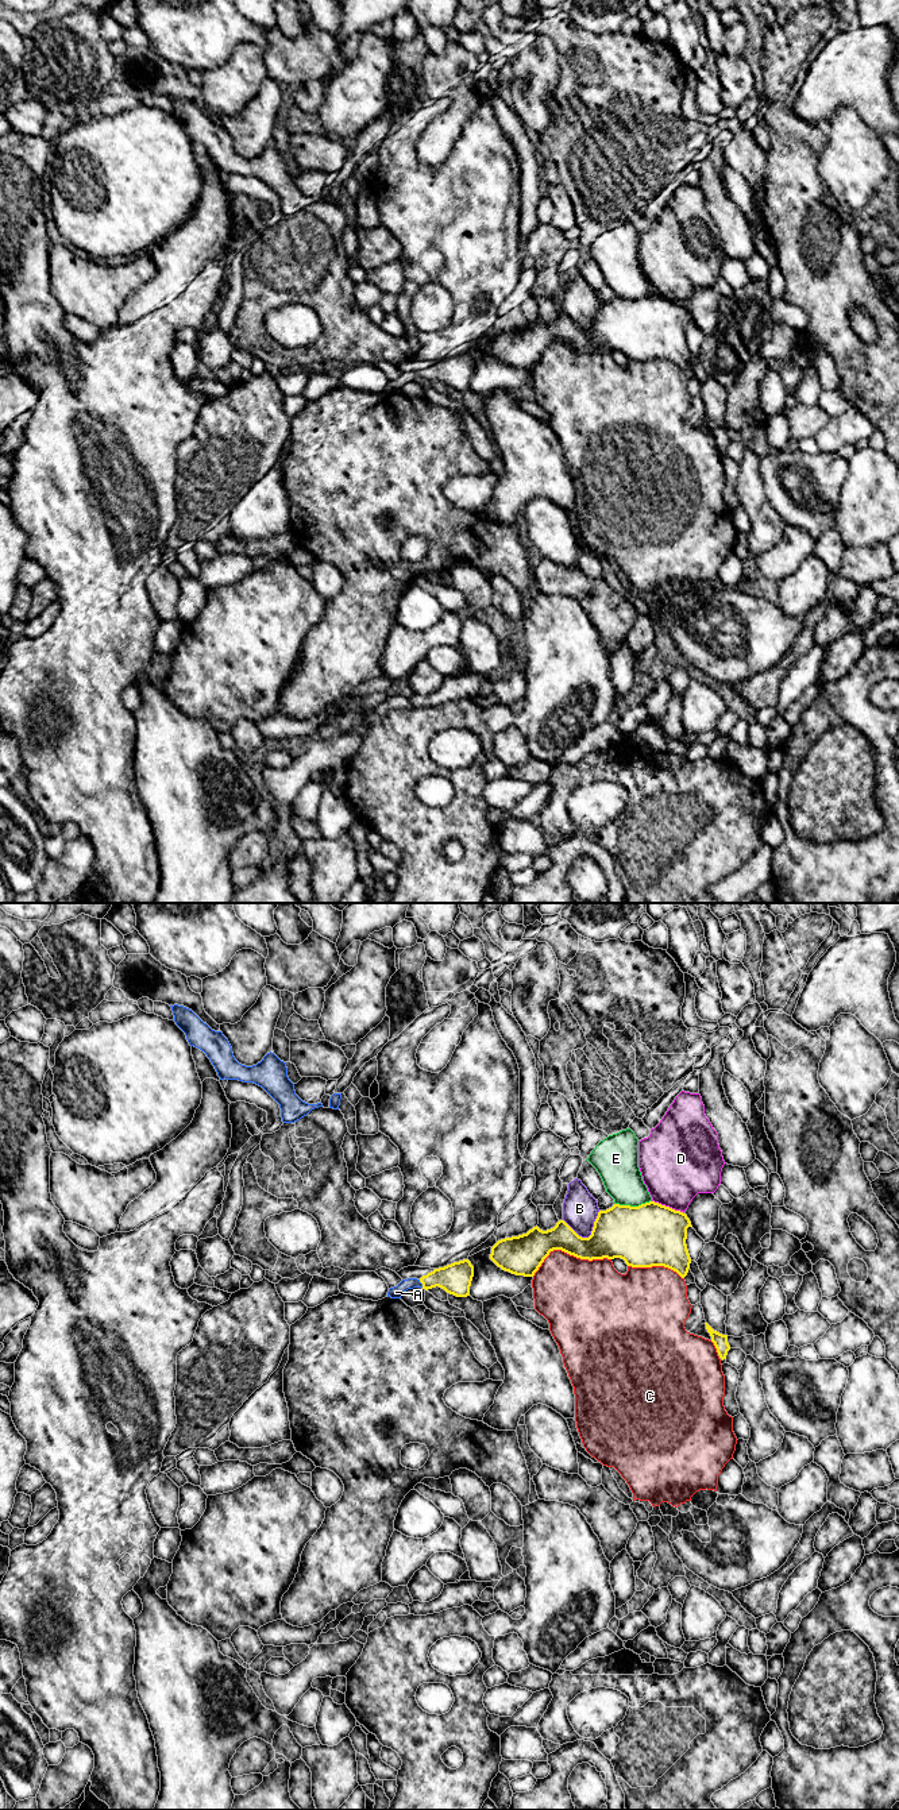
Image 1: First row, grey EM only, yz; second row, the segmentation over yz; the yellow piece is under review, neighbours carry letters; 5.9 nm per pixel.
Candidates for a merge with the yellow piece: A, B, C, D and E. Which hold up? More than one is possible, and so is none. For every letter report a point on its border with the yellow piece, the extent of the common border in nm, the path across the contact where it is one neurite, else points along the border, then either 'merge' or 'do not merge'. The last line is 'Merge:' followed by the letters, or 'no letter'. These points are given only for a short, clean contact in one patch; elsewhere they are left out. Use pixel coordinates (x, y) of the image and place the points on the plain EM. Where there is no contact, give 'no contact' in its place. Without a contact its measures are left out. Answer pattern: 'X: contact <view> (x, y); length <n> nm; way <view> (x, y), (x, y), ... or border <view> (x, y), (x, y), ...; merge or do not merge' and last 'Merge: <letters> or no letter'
A: contact yz (421, 375); length 50 nm; way yz (455, 371), (433, 371), (421, 375), (405, 377), (396, 385); merge
B: contact yz (589, 330); length 240 nm; do not merge
C: contact yz (568, 346); length 480 nm; do not merge
D: contact yz (667, 300); length 200 nm; do not merge
E: contact yz (633, 300); length 220 nm; do not merge
Merge: A

